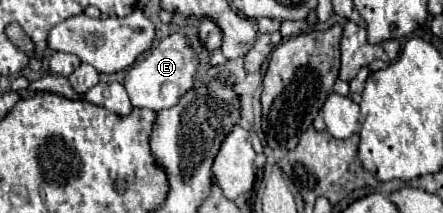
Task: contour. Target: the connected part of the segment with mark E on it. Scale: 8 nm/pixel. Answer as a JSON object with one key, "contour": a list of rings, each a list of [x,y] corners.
{"contour":[[[174,32],[166,38],[162,38],[158,46],[150,48],[146,52],[144,60],[136,62],[126,72],[124,86],[126,86],[126,92],[130,96],[132,106],[134,108],[148,108],[148,110],[158,112],[158,110],[164,110],[164,108],[170,108],[170,106],[178,104],[182,94],[186,94],[194,86],[196,68],[198,68],[196,52],[194,52],[188,36],[184,36],[180,32]]]}

